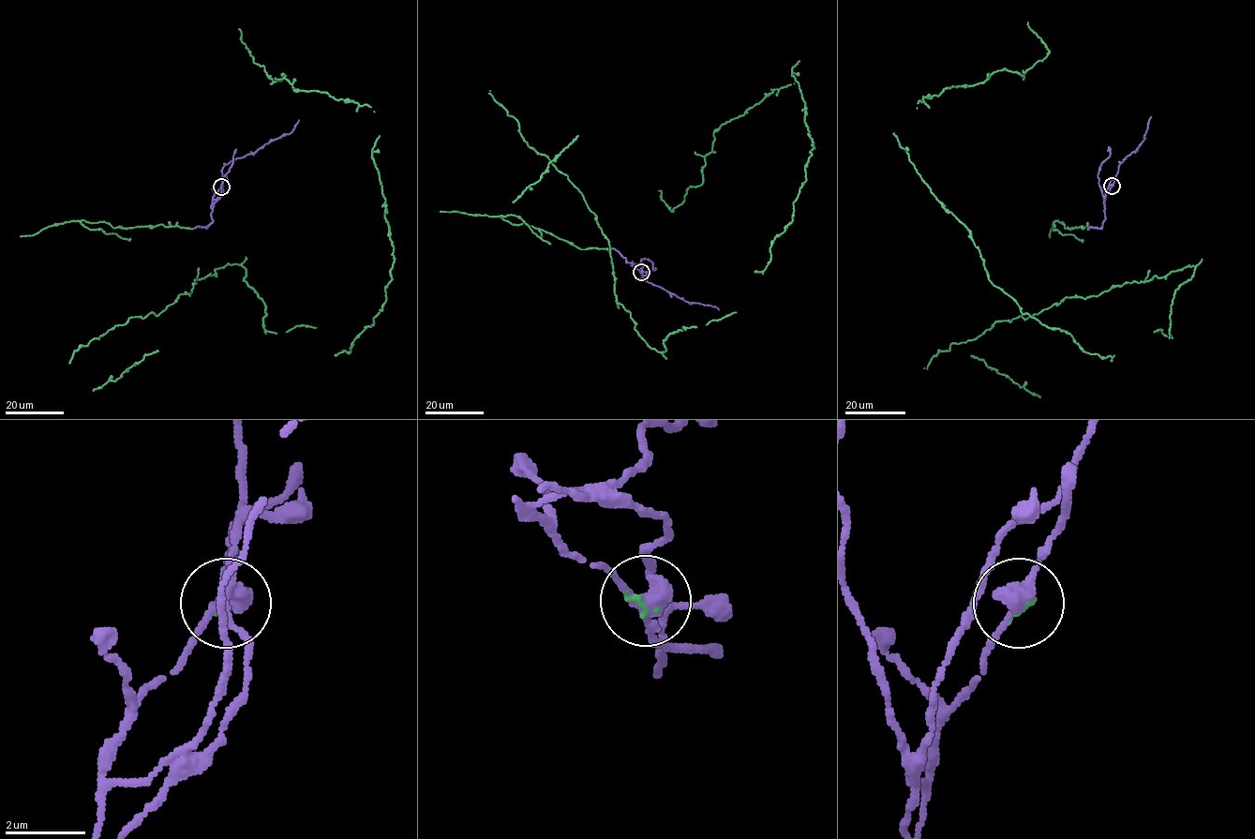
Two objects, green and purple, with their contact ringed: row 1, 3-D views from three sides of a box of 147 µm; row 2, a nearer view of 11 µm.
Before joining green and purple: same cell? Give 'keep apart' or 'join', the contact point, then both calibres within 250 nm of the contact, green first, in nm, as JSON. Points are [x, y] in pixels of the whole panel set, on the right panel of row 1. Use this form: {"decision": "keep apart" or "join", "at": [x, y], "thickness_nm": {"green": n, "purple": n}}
{"decision": "join", "at": [1112, 186], "thickness_nm": {"green": 100, "purple": 400}}

